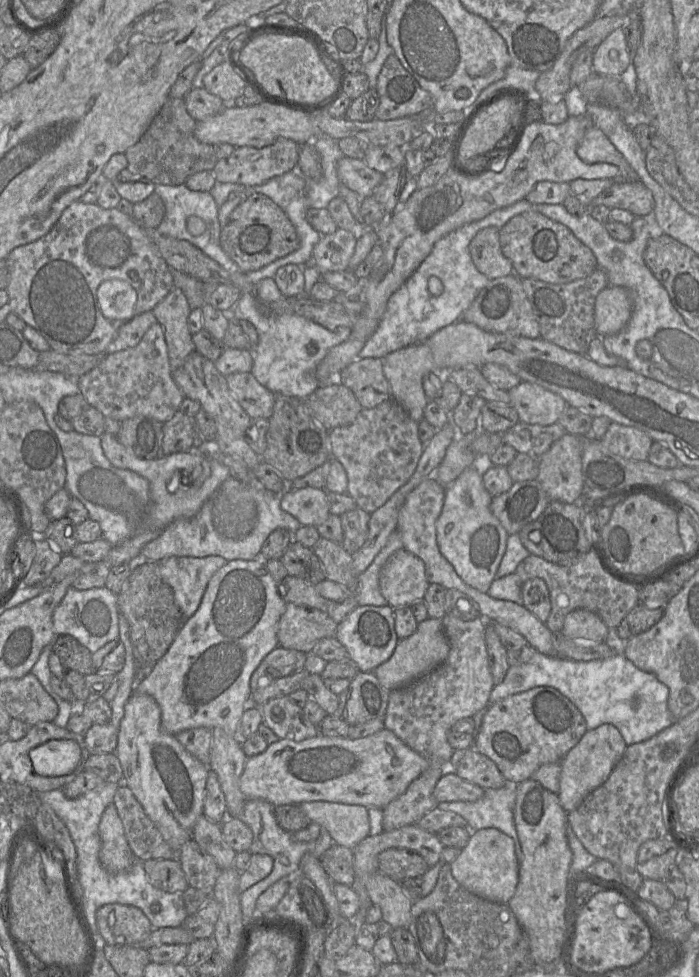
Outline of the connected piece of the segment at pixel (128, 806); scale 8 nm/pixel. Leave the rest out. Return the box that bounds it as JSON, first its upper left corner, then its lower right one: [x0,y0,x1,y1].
[113,783,176,860]

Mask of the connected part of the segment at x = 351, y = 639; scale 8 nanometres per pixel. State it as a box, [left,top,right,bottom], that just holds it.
[335,606,397,672]

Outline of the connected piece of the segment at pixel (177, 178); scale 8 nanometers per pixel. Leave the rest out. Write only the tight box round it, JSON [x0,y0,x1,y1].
[123,98,218,185]

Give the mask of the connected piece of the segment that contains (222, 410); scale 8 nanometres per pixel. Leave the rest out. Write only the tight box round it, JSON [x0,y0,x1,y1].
[152,286,262,470]

